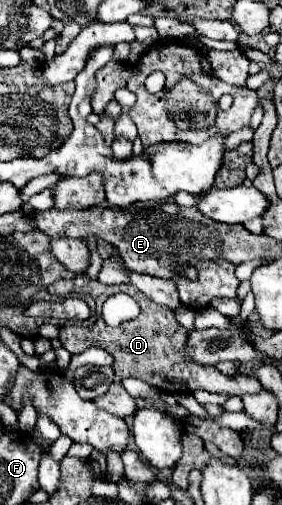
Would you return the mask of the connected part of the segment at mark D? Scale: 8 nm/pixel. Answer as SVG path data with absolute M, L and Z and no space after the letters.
M81 277L81 279L77 279L77 287L79 287L79 281L83 281L79 291L89 293L97 301L97 305L103 305L105 299L115 293L127 293L139 303L141 313L133 321L121 323L119 327L109 327L105 321L97 321L91 327L63 325L59 329L59 341L71 355L81 353L89 347L101 347L113 357L113 371L117 377L121 377L121 379L137 377L165 393L193 393L197 389L205 389L205 391L213 391L213 393L245 395L245 393L261 391L261 383L257 379L251 379L245 375L227 377L227 375L219 373L215 367L195 365L195 361L187 361L187 357L183 357L183 345L187 341L187 331L175 321L175 313L171 309L157 305L151 299L143 297L143 293L139 293L139 289L135 289L133 285L103 285L99 281Z

